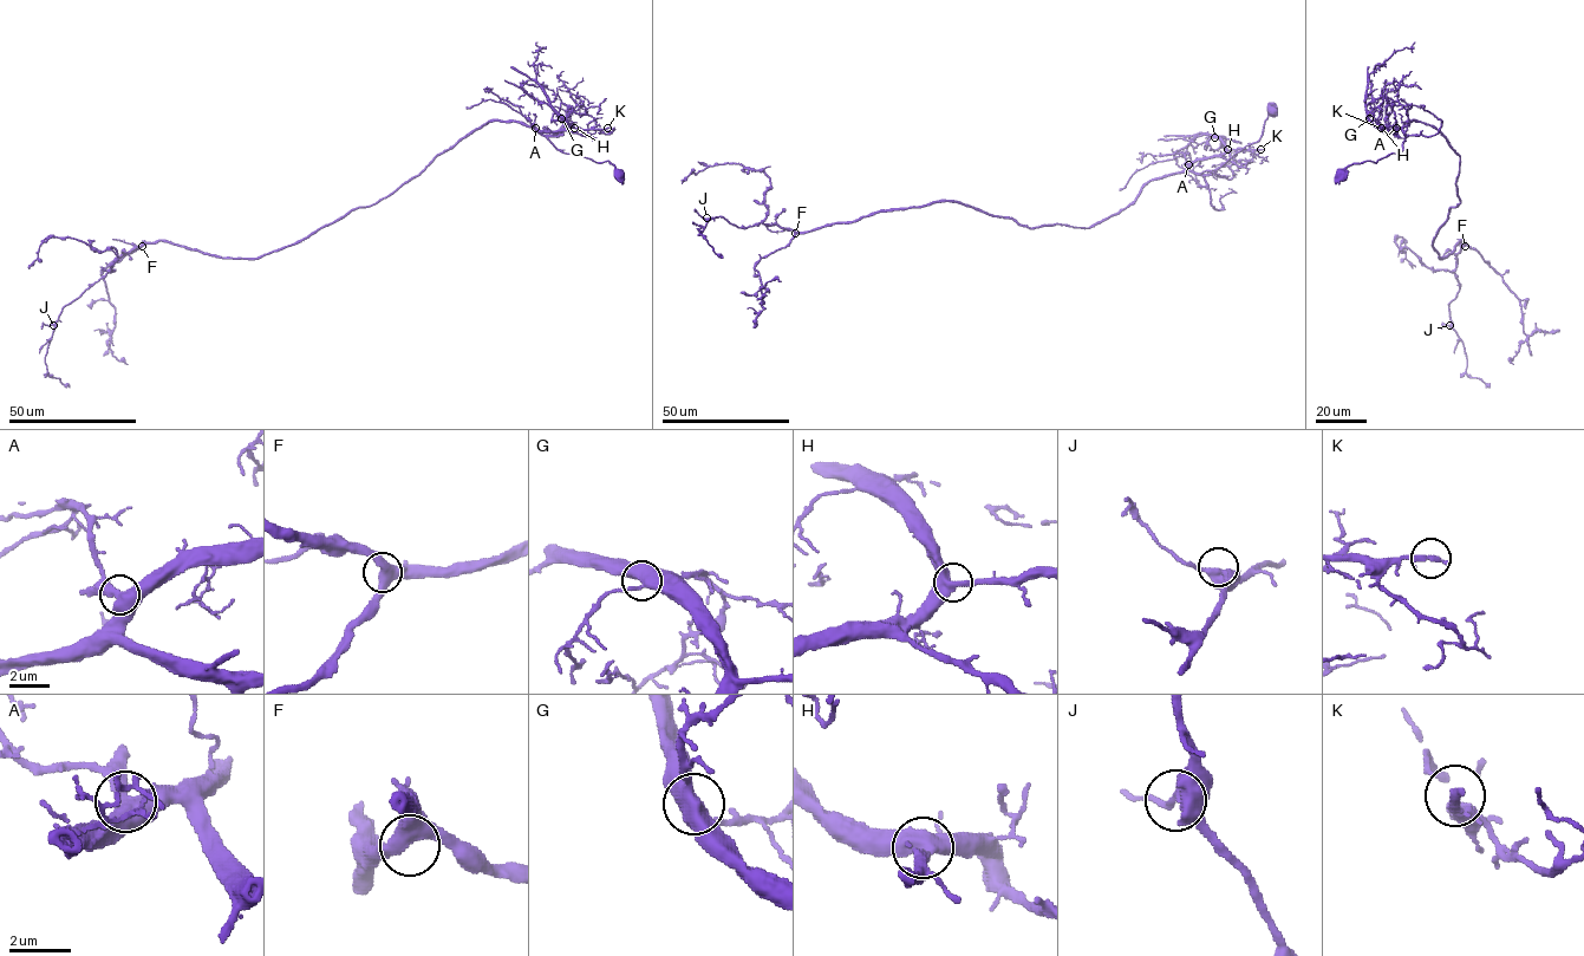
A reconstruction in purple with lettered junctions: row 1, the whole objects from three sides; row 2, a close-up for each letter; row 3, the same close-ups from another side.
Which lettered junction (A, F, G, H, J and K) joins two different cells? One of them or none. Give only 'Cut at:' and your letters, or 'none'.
Cut at: none

